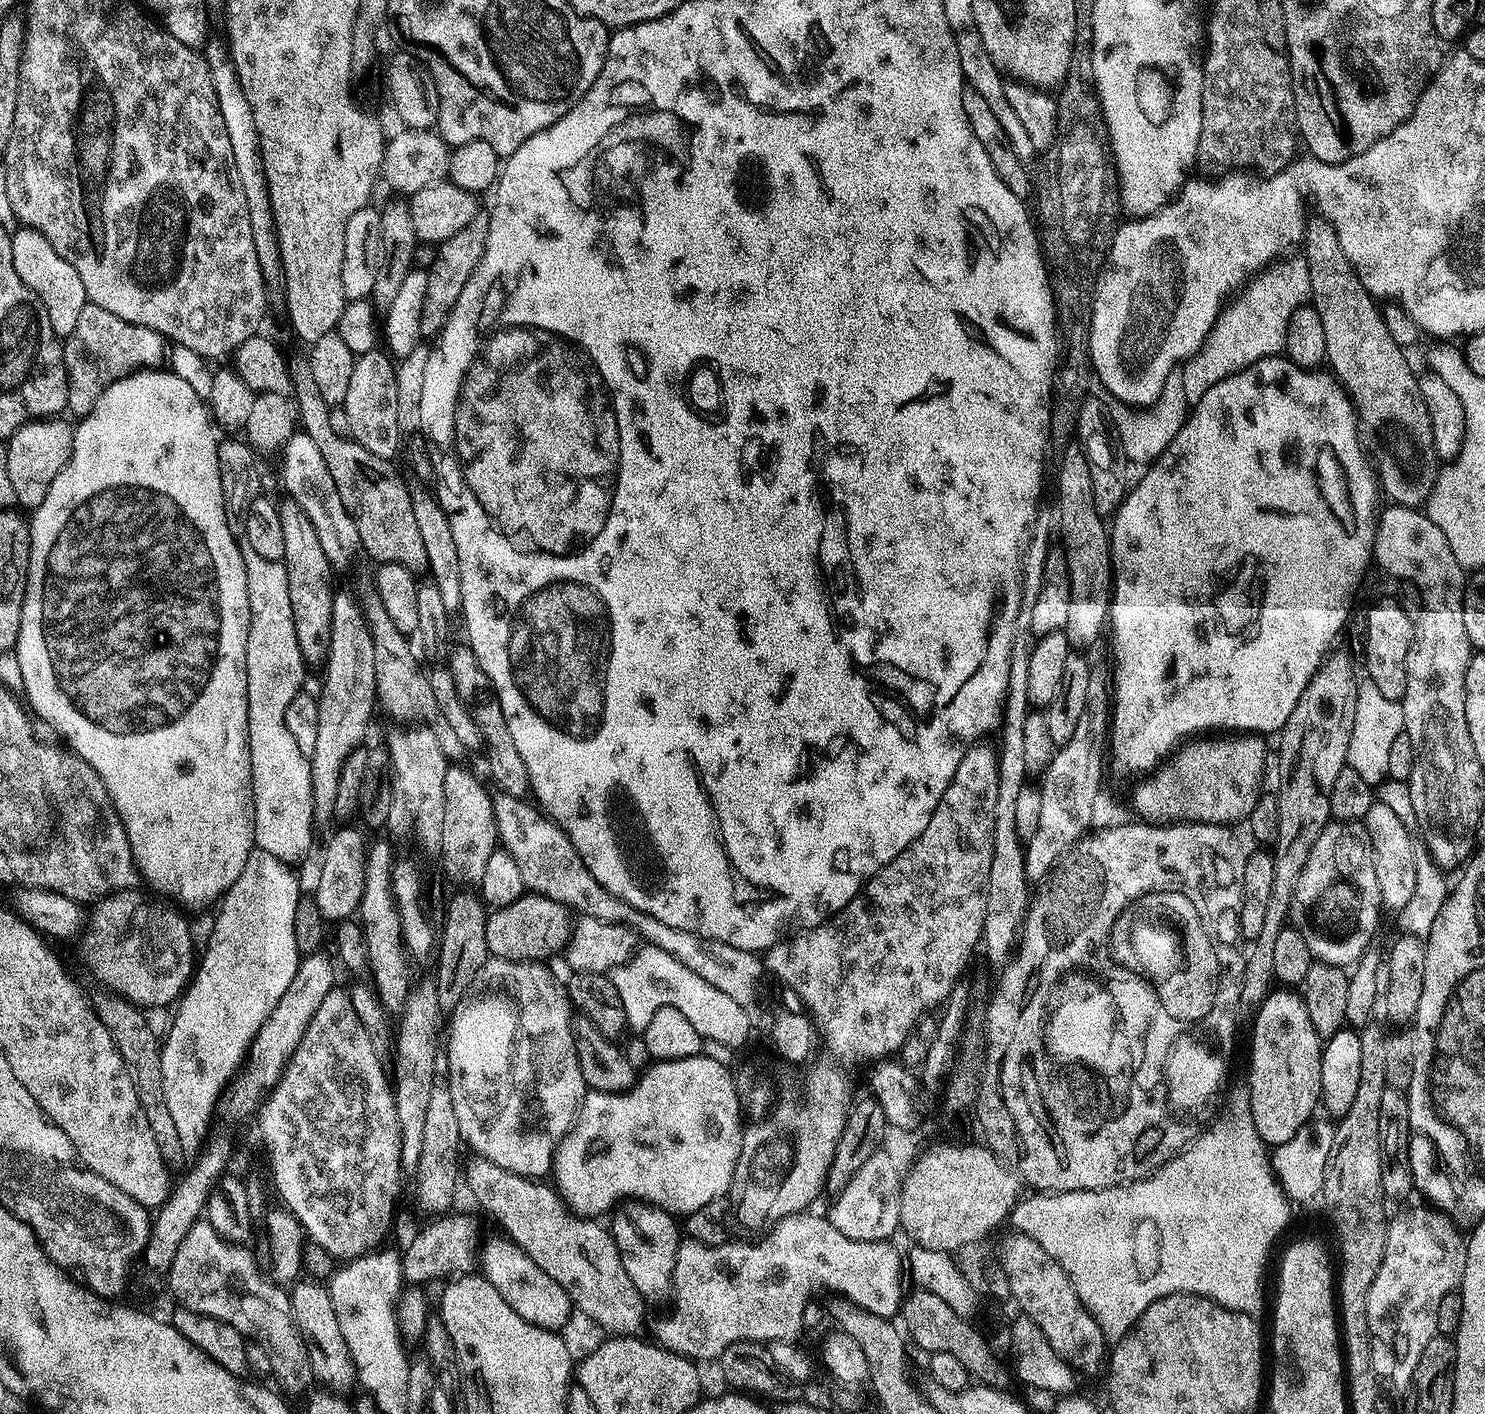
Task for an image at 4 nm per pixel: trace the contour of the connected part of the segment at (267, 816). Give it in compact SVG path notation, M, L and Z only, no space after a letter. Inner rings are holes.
M241 539L239 541L242 562L246 566L246 586L250 598L250 626L248 627L248 641L246 642L246 674L248 675L248 749L250 750L250 766L252 767L252 801L254 802L254 844L259 851L266 854L274 854L283 864L299 866L307 860L312 851L312 828L314 829L314 817L312 815L312 762L309 756L302 754L294 743L290 730L286 730L286 706L290 706L291 700L302 691L300 684L304 680L306 665L304 656L298 646L298 634L294 634L294 610L290 610L290 582L286 582L286 566L279 560L262 558L250 547L250 542Z

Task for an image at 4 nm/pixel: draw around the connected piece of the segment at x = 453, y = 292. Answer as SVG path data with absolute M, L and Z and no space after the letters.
M478 214L470 222L466 222L462 226L462 230L458 230L458 234L447 236L446 239L439 241L434 264L427 271L426 298L420 319L421 337L435 337L444 328L448 315L452 312L452 307L458 302L462 290L466 290L466 282L470 282L470 274L474 274L478 262L482 262L487 237L487 215Z

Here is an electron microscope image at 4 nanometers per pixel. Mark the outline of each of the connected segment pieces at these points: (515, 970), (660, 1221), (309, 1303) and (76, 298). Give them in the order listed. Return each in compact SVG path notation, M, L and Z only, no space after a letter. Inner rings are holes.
M489 959L484 969L476 975L476 980L468 987L468 993L458 1002L458 1006L450 1014L452 1029L448 1032L448 1078L446 1085L453 1096L458 1126L463 1136L463 1143L476 1151L477 1157L494 1162L506 1170L519 1176L529 1178L547 1177L552 1170L552 1157L560 1141L576 1122L576 1114L584 1100L586 1085L582 1078L582 1066L578 1062L576 1034L574 1031L574 1009L568 998L565 985L552 977L552 972L540 962L517 962L514 960Z
M629 1199L621 1203L611 1213L610 1231L618 1246L622 1266L630 1274L630 1282L638 1294L649 1305L664 1304L673 1299L672 1271L676 1265L676 1255L682 1243L682 1228L676 1225L677 1217L655 1204L645 1204L643 1200Z
M304 1278L291 1285L290 1295L294 1322L306 1342L306 1350L310 1354L313 1381L324 1387L321 1389L332 1394L346 1394L342 1392L348 1392L352 1387L355 1389L358 1384L356 1367L350 1358L350 1349L346 1346L346 1338L342 1338L338 1318L334 1315L334 1302L330 1302L327 1287L313 1279Z
M23 226L12 232L12 253L14 254L14 270L22 282L42 302L46 310L46 318L50 318L50 326L58 338L67 338L78 323L78 314L82 314L85 304L89 303L86 286L82 286L82 278L78 278L78 270L70 266L54 250L52 243L40 232Z

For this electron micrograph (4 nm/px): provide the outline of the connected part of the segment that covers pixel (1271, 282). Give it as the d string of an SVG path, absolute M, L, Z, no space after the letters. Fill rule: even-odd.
M1303 258L1283 260L1273 262L1256 272L1239 289L1240 297L1233 304L1225 303L1221 307L1220 317L1204 339L1204 345L1183 361L1183 389L1186 390L1186 402L1190 406L1195 406L1202 394L1210 390L1210 386L1218 386L1218 382L1222 382L1227 376L1241 372L1246 366L1262 358L1275 356L1283 349L1290 314L1305 307L1312 295L1308 261Z

